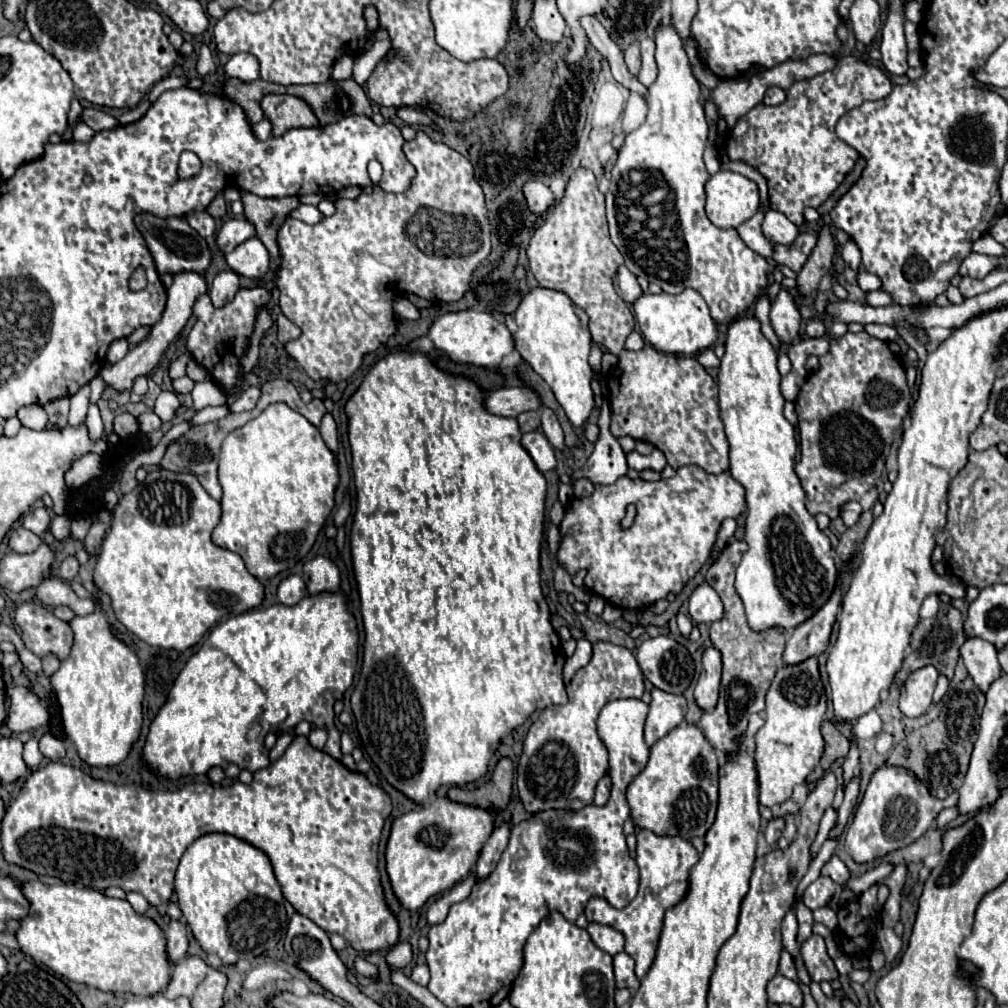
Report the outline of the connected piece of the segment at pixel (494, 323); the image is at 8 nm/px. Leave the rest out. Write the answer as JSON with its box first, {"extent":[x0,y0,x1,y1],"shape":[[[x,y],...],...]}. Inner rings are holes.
{"extent":[429,310,515,368],"shape":[[[461,310],[461,312],[447,312],[439,316],[433,326],[429,328],[429,338],[433,344],[443,350],[455,362],[467,362],[475,366],[495,368],[499,362],[515,350],[513,334],[505,324],[501,324],[491,312],[485,310]]]}

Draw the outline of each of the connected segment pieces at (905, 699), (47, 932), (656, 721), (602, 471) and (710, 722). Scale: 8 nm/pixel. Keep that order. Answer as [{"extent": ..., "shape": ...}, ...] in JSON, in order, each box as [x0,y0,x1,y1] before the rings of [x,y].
[{"extent":[899,666,939,718],"shape":[[[931,666],[911,672],[905,686],[901,688],[901,700],[899,700],[899,708],[905,716],[917,718],[927,712],[927,708],[933,702],[933,690],[937,684],[937,676],[939,672],[935,672],[935,668]]]},{"extent":[17,882,173,996],"shape":[[[25,882],[23,894],[31,902],[31,912],[17,930],[17,942],[33,960],[103,992],[155,996],[167,990],[173,970],[167,960],[167,938],[151,918],[137,914],[127,900],[109,898],[93,888],[45,886],[41,882]]]},{"extent":[645,688,687,746],"shape":[[[653,688],[653,700],[649,704],[649,714],[645,722],[645,742],[653,746],[669,730],[683,722],[687,712],[687,702],[683,696],[675,696]]]},{"extent":[573,402,629,484],"shape":[[[603,402],[599,420],[597,420],[599,438],[595,442],[595,450],[589,456],[587,464],[573,474],[575,480],[581,476],[587,476],[593,484],[613,484],[617,478],[627,474],[627,470],[629,470],[627,458],[625,458],[625,452],[619,446],[617,438],[613,438],[609,432],[609,418],[611,418],[609,404]]]},{"extent":[701,540,787,756],"shape":[[[733,540],[725,546],[721,552],[719,560],[711,564],[707,570],[707,584],[715,588],[719,594],[725,614],[721,620],[713,622],[709,628],[709,636],[715,648],[721,650],[723,656],[723,678],[721,678],[721,692],[719,692],[719,702],[713,708],[711,714],[701,716],[701,726],[705,730],[707,740],[711,746],[719,752],[719,756],[727,756],[731,750],[735,750],[737,738],[741,738],[747,718],[753,712],[763,712],[765,708],[765,692],[769,684],[773,682],[775,670],[783,664],[783,648],[787,644],[787,632],[783,628],[769,628],[767,632],[751,632],[745,612],[743,612],[743,602],[739,600],[739,594],[735,590],[735,568],[739,566],[739,560],[743,552],[747,550],[747,544],[743,540]]]}]

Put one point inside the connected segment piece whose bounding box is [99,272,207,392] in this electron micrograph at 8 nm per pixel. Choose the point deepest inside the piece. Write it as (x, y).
(140, 361)

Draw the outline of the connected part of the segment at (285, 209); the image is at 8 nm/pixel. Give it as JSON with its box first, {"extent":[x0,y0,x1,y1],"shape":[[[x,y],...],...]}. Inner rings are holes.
{"extent":[241,190,299,284],"shape":[[[241,190],[241,202],[245,208],[245,218],[255,224],[257,238],[265,244],[271,256],[271,270],[259,280],[259,284],[273,282],[275,278],[275,268],[279,264],[279,248],[275,242],[277,230],[285,222],[287,214],[299,206],[299,200],[295,196],[285,196],[285,198],[261,198],[251,192]]]}

